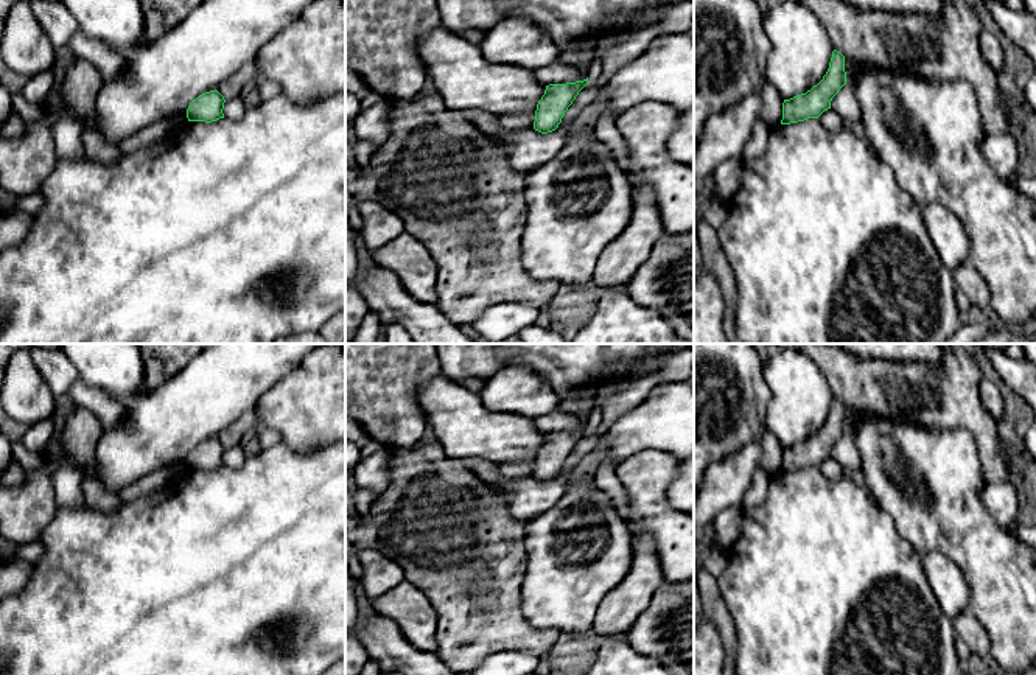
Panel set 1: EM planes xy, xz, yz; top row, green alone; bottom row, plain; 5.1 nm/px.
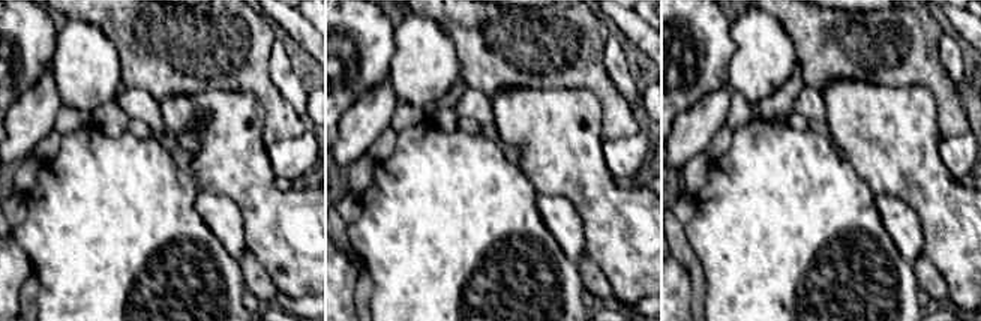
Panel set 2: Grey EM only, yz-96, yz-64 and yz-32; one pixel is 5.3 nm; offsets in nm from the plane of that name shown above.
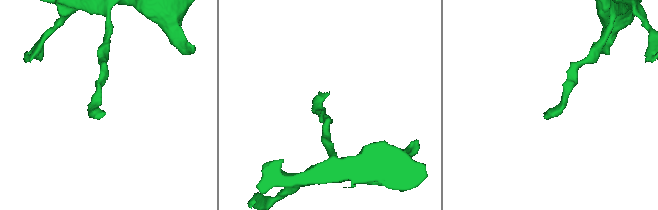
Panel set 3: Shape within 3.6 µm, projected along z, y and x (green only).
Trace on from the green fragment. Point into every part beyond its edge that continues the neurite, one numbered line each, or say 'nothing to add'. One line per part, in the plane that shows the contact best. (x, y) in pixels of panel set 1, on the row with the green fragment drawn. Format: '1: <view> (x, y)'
nothing to add

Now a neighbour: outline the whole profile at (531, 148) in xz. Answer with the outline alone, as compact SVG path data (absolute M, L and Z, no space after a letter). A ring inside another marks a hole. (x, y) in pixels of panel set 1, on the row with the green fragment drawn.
M572 121L548 134L541 134L534 128L512 134L513 152L510 154L510 168L520 173L530 173L552 160L565 146L571 124Z

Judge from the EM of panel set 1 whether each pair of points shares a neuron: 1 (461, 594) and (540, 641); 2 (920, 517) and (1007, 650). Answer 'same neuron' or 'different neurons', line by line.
1: same neuron
2: same neuron

